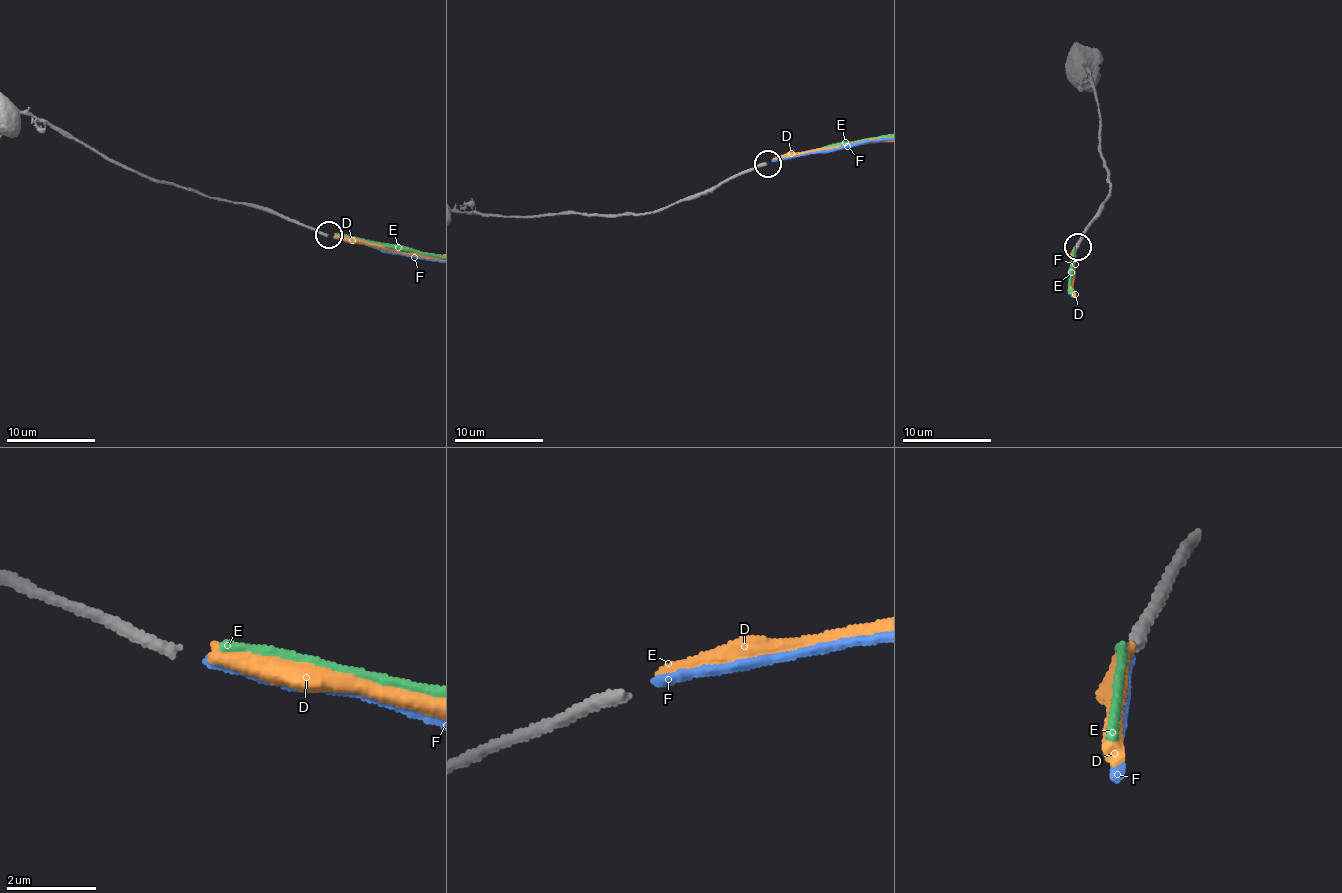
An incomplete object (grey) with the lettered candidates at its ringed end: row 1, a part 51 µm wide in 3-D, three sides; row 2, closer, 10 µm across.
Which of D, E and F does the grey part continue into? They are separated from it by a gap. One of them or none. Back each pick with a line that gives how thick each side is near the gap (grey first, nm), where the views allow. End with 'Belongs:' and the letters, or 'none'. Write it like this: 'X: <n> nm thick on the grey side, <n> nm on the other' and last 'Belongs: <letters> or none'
F: 280 nm thick on the grey side, 220 nm on the other
Belongs: F

